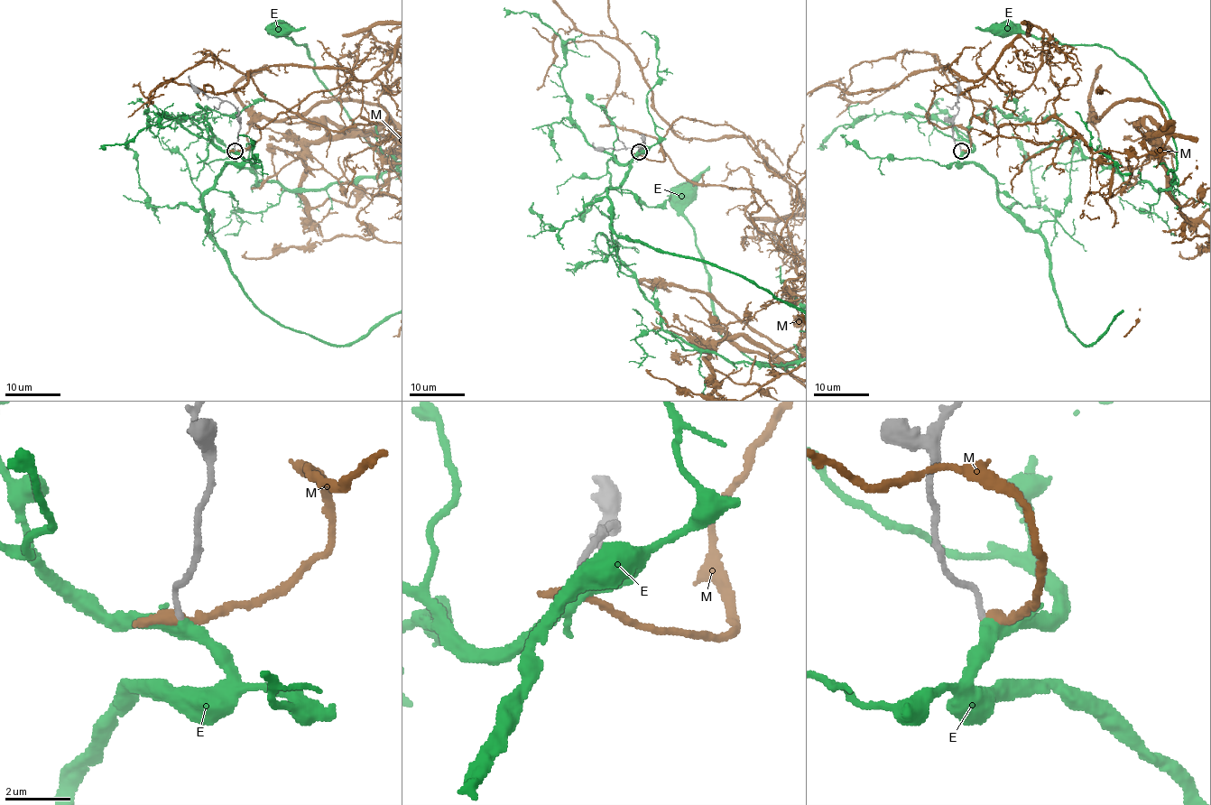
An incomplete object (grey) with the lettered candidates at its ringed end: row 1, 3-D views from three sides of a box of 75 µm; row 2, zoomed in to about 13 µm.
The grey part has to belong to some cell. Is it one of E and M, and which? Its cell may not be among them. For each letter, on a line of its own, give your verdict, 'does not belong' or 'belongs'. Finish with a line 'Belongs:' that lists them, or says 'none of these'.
E: belongs
M: does not belong
Belongs: E

